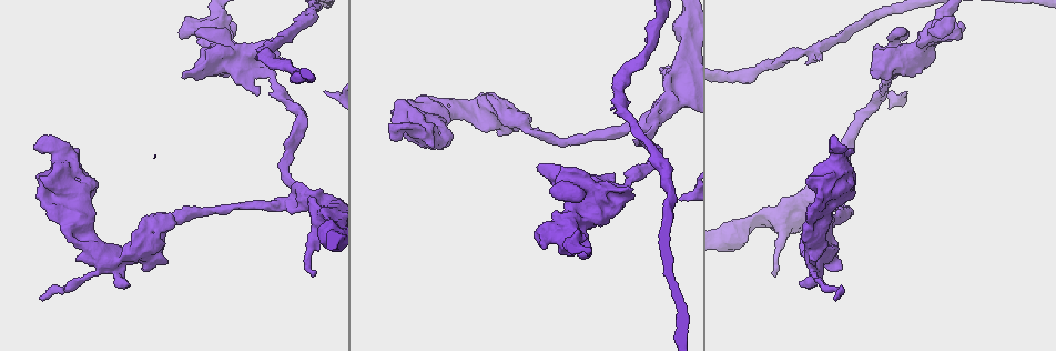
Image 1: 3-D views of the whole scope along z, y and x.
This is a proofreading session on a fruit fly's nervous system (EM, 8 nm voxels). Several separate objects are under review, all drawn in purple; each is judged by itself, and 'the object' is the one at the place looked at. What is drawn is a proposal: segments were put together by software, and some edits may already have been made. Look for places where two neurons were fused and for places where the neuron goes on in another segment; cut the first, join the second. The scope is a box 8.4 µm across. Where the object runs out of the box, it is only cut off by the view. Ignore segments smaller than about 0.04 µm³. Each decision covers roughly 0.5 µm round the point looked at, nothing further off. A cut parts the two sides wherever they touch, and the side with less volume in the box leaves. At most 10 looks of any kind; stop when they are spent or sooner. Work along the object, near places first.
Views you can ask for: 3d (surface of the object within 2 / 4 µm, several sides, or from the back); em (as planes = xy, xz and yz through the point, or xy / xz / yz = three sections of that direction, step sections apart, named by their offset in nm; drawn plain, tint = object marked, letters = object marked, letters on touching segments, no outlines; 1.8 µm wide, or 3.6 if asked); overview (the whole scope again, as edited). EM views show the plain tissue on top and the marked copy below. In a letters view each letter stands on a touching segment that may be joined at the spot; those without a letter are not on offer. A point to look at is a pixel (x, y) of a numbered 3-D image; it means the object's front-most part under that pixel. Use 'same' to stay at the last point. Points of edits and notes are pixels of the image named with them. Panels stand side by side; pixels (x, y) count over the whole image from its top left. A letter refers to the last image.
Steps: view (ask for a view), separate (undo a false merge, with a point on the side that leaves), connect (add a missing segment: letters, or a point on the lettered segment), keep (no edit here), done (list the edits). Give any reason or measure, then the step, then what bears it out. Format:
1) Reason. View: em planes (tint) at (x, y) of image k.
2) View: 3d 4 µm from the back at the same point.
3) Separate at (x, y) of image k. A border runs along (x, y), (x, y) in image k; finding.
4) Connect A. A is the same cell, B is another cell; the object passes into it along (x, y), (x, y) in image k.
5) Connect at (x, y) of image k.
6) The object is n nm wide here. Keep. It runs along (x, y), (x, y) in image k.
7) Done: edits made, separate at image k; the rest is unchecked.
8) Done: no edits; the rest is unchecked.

Thin end. View: em yz step 8 (letters) at (314, 272) of image 1.

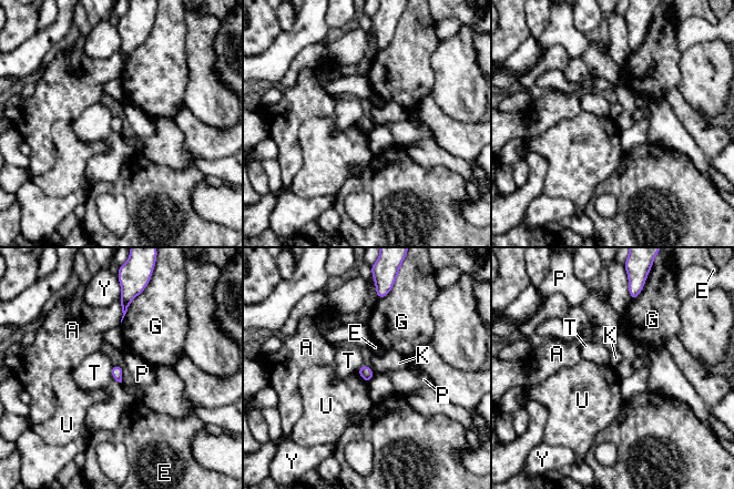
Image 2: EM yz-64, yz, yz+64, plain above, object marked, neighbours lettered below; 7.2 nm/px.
View: em planes (letters) at the same point.

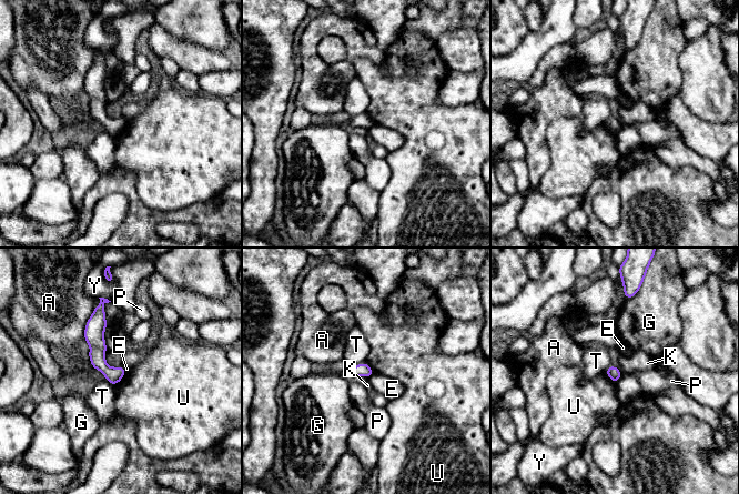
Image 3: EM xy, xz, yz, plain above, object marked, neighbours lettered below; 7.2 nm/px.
The object is 100 nm wide here. Keep. A, E, G, K, P, T, U and Y are other cells; a border runs along (374, 373), (367, 379) in image 3; none of them fits.

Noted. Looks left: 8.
Three arms meet. View: 3d 4 µm at (297, 193) of image 1.

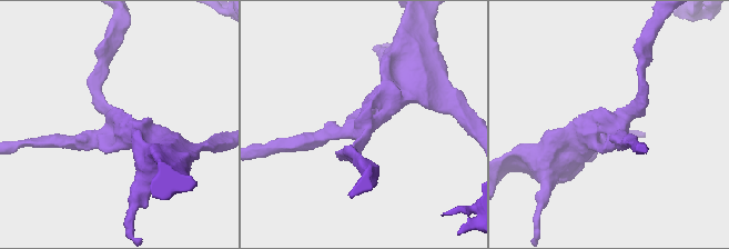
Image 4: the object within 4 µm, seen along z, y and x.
Shape alone is not enough. View: em planes (tint) at (621, 123) of image 4.

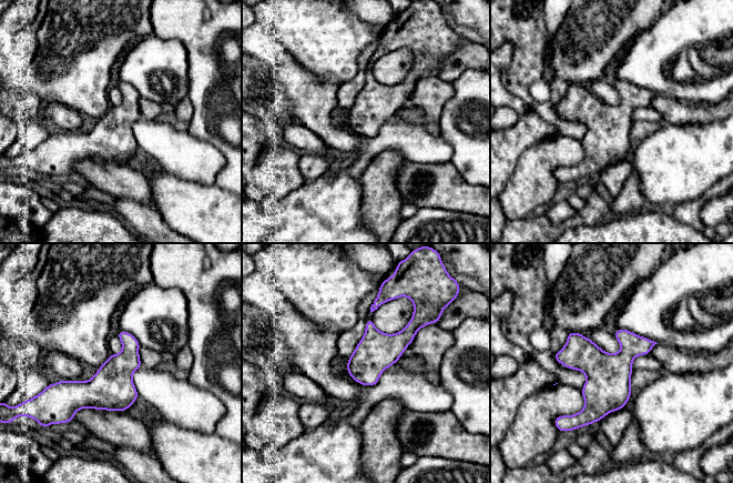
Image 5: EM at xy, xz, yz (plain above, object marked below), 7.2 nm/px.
See the neighbours. View: em planes (letters) at the same point.

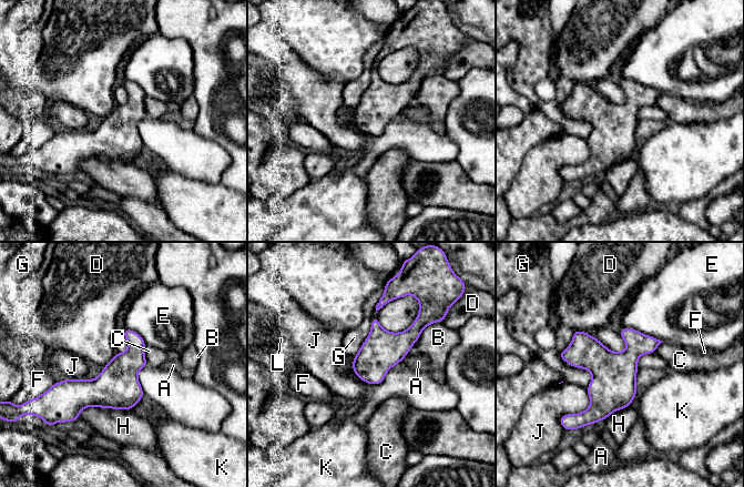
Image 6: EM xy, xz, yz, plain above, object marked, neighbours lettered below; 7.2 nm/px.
The object is 280 nm wide here. Keep. A, B, C, D, E, F, G, H, J, K and L are other cells; all the same neuron.

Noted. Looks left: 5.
Calibre changes. View: 3d 2 µm at (629, 195) of image 1.

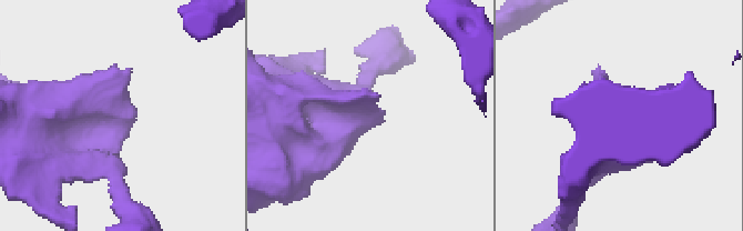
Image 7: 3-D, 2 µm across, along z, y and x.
View: em yz step 8 (tint) at (123, 106) of image 7.

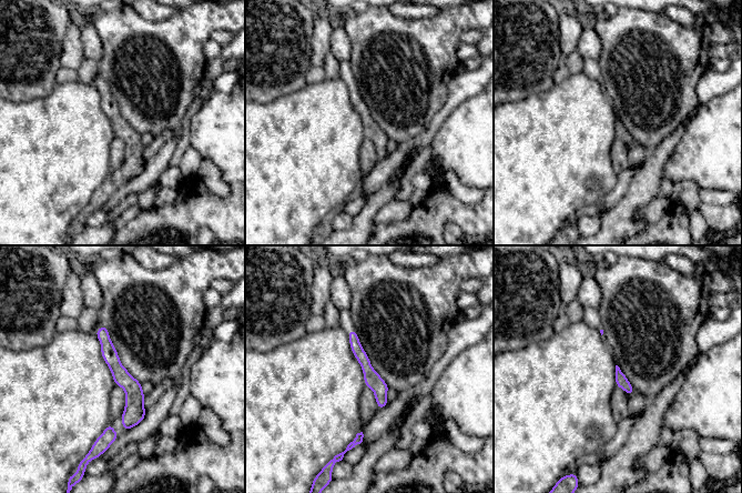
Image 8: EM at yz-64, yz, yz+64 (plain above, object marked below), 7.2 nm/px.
View: em planes (letters) at the same point.

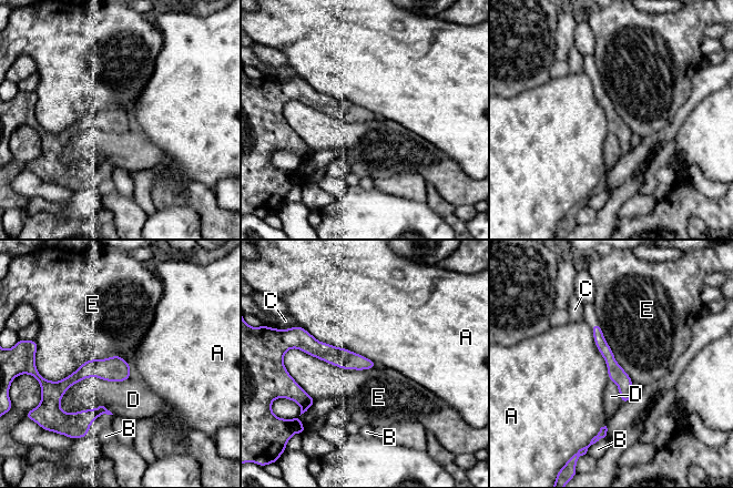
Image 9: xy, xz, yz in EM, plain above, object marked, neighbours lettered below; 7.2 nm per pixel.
The longest contact is with E, 650 nm. Keep. A, B, C, D and E are other cells; continuous, no second neuron.

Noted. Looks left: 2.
Thin end. View: em planes (tint) at (835, 296) of image 1.

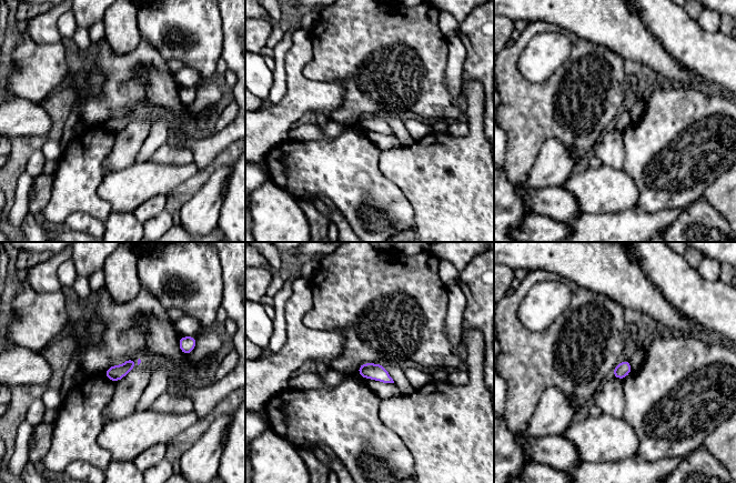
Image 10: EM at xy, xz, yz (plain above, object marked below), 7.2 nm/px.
View: em planes (letters) at the same point.

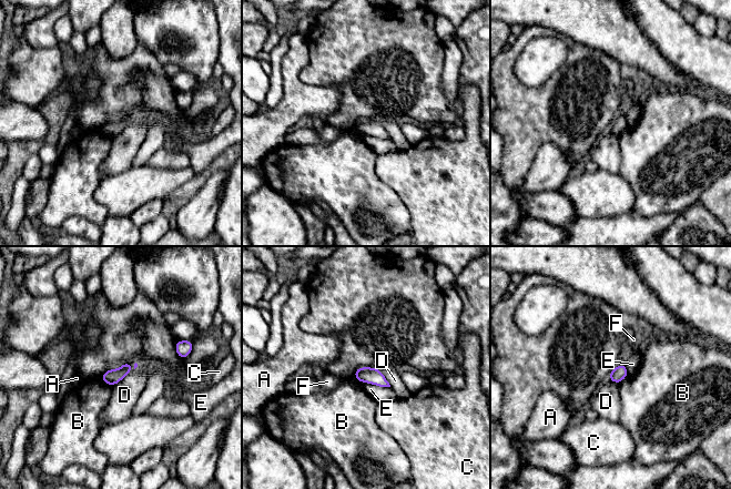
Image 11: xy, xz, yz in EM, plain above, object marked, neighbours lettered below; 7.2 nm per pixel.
Keep. A, B, C, D, E and F are other cells; a border runs along (132, 370), (112, 386) in image 11; none of them fits.

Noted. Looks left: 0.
Done: no edits; the rest is unchecked.

